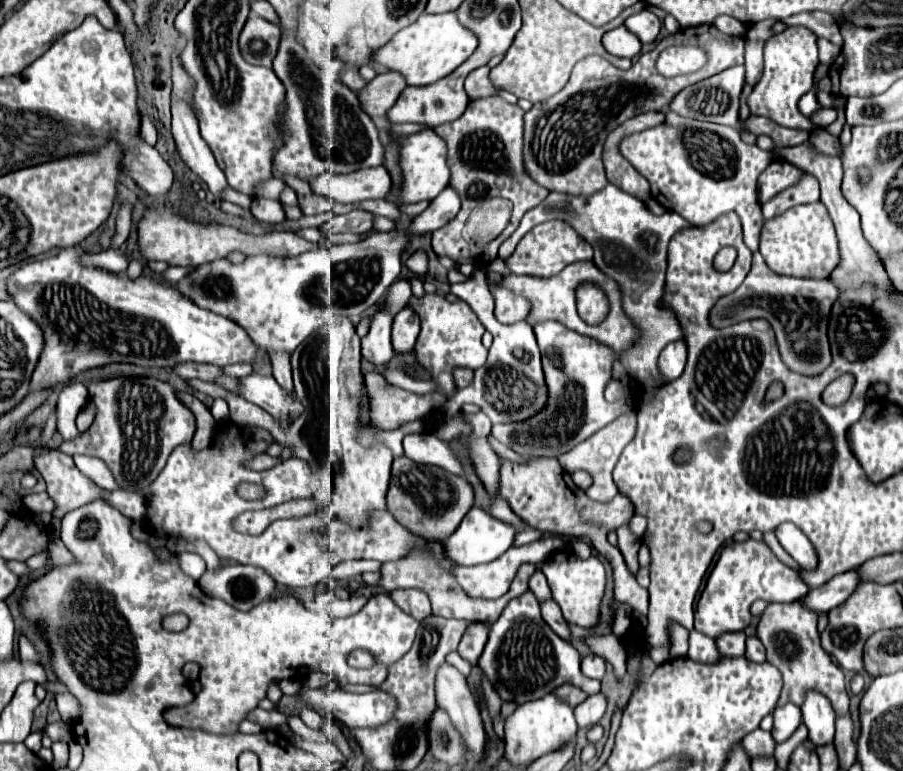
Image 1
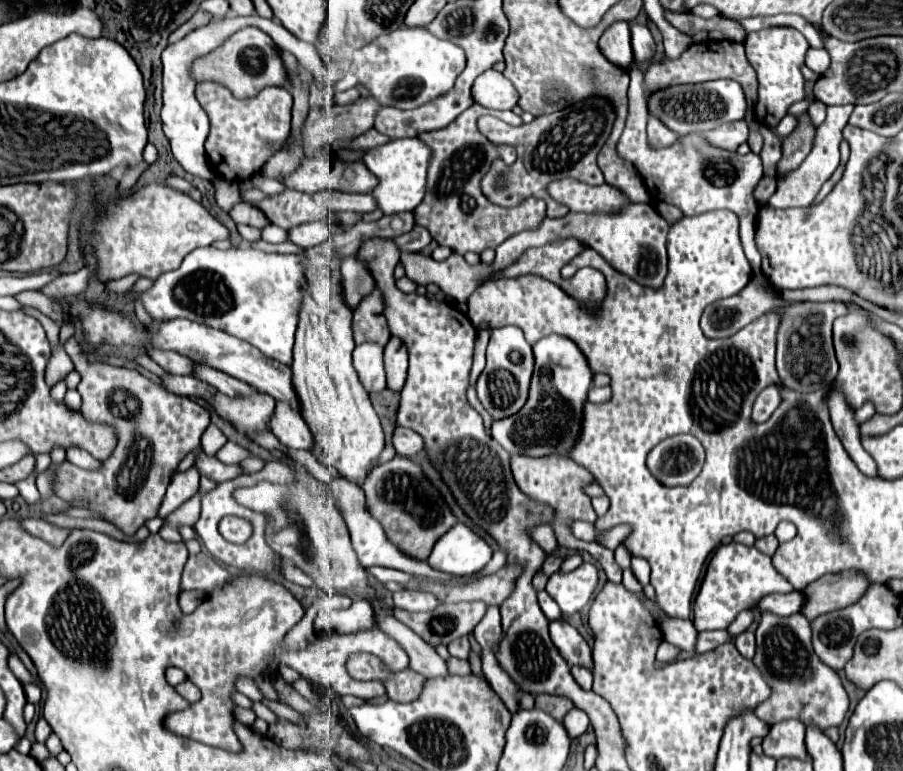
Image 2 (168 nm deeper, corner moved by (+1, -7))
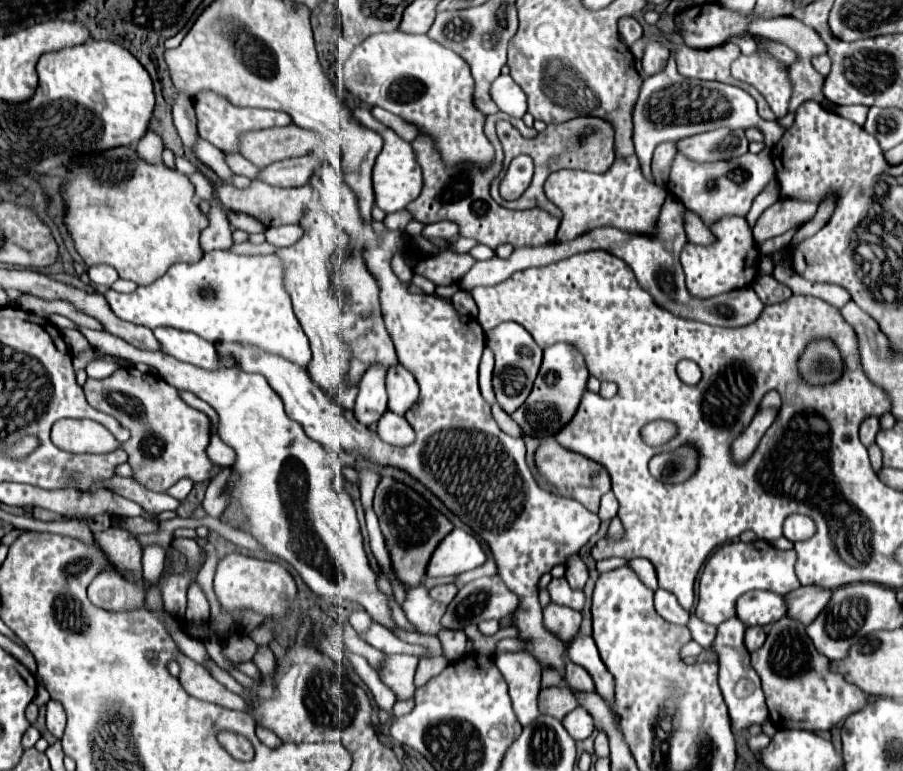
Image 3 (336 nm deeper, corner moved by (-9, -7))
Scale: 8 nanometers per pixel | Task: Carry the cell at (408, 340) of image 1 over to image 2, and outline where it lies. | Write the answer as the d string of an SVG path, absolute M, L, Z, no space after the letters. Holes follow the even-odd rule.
M390 339L384 347L384 371L386 371L386 387L390 391L400 391L406 381L408 369L408 353L400 339Z

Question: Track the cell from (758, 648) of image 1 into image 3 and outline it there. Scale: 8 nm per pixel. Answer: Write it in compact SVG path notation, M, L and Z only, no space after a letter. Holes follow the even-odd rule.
M748 627L746 635L744 635L744 645L748 647L748 651L758 651L758 647L762 647L762 643L766 641L766 633L762 631L762 627Z

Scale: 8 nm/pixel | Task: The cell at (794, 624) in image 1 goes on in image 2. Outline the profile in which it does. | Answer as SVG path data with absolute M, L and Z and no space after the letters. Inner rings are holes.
M764 613L756 629L756 655L752 663L762 673L772 693L766 701L756 707L756 715L774 725L784 719L798 719L806 727L816 725L818 729L838 727L848 713L848 693L834 669L824 665L812 649L810 621L802 613L790 617L778 617Z

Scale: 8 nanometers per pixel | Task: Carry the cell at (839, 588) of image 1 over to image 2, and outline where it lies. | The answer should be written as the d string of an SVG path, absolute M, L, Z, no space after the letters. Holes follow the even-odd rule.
M792 591L792 593L786 593L786 595L766 595L762 597L754 607L752 611L756 615L762 615L764 611L768 613L774 613L774 615L780 615L780 617L788 617L788 615L794 615L802 609L804 605L804 595L800 591Z

